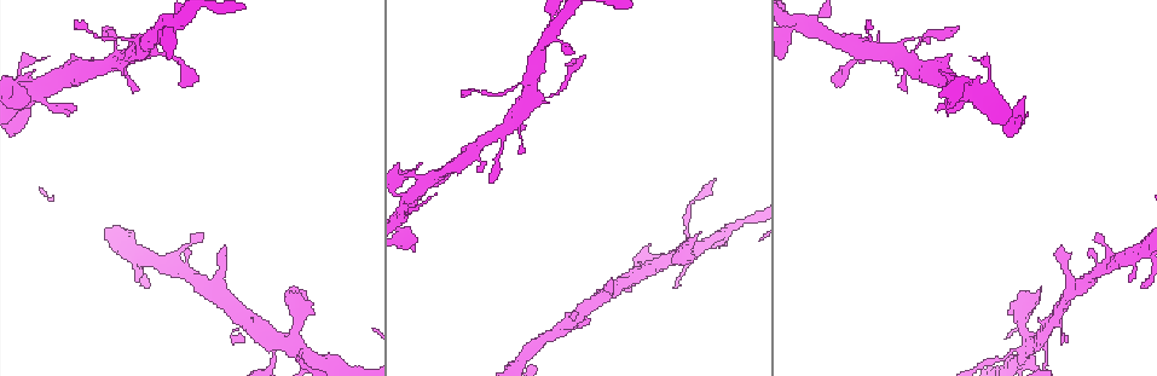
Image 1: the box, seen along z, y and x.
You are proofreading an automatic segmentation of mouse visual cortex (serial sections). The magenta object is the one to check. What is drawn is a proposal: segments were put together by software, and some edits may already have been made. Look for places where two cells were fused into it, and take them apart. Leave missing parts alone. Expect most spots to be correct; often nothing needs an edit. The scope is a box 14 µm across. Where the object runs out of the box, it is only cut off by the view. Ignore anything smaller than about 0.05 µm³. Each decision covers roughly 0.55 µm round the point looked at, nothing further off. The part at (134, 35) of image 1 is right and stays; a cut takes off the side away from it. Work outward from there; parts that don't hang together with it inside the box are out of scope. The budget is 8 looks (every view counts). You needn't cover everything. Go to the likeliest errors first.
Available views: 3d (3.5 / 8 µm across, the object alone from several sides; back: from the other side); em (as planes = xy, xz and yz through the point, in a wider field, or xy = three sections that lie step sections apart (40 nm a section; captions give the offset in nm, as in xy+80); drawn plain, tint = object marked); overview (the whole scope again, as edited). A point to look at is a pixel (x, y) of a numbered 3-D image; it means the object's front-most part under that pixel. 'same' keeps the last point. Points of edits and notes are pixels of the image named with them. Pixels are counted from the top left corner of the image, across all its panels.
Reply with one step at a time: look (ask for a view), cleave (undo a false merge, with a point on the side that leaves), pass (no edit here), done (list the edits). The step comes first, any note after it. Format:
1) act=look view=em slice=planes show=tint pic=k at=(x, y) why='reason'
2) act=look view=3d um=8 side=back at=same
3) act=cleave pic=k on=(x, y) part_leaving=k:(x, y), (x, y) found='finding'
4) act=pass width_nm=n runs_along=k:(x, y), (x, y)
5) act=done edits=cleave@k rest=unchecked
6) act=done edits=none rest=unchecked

act=look view=3d um=3.5 pic=1 at=(537, 102) why='four-way junction'

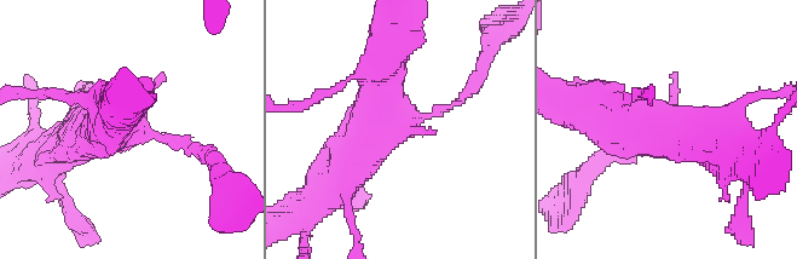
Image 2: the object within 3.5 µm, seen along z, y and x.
act=look view=em slice=xy step=3 show=plain pic=2 at=(398, 121) why='need the tissue'

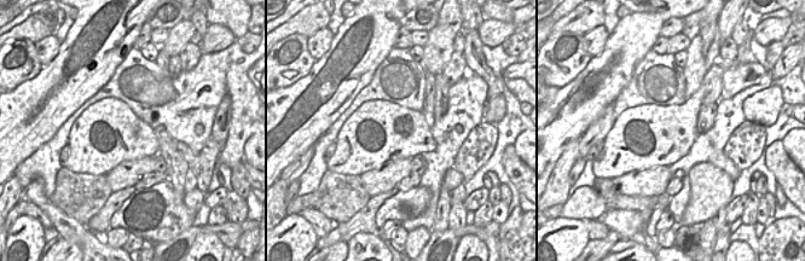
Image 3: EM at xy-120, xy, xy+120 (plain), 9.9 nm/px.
act=look view=em slice=xy step=3 show=tint at=same

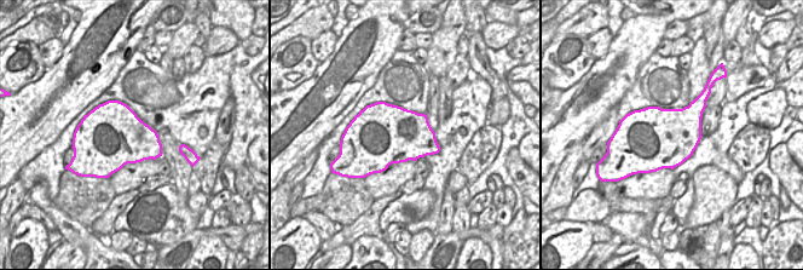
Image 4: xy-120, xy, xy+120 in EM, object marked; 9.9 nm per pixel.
act=pass runs_along=2:(348, 186), (374, 133), (390, 50) found='one cell here'

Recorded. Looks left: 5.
act=look view=3d um=8 pic=1 at=(473, 150) why='two arms in line, one across'

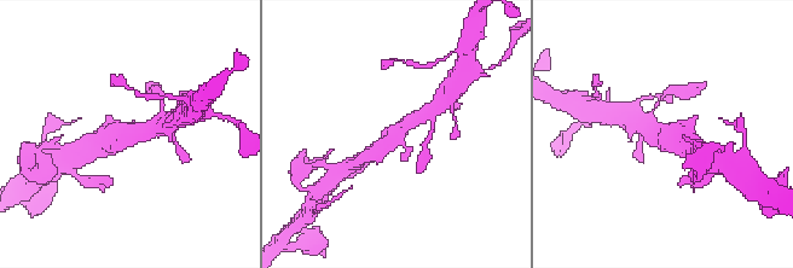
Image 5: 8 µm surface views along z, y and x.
act=look view=3d um=3.5 pic=5 at=(666, 136)

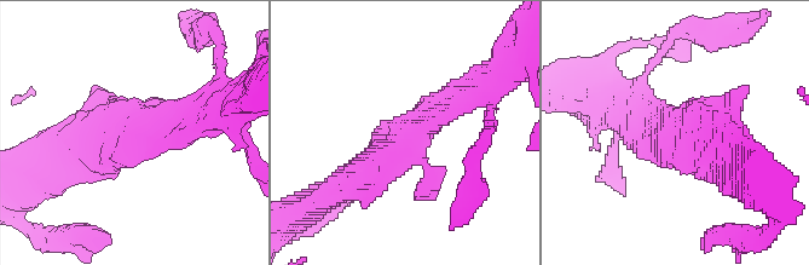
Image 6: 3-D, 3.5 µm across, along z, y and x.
act=look view=em slice=xy step=2 show=tint pic=6 at=(134, 133) why='shape alone is not enough'

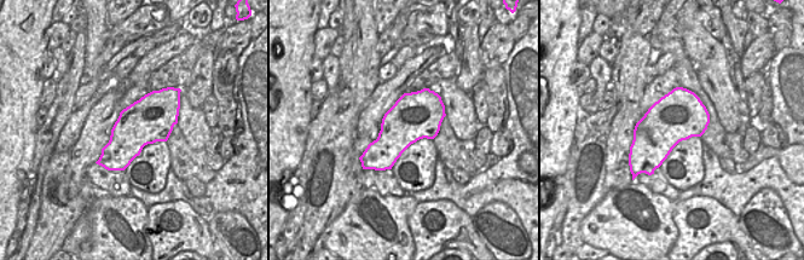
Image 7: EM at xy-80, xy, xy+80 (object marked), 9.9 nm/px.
act=pass runs_along=6:(471, 96), (460, 96), (341, 186) found='one cell here'

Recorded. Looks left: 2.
act=look view=3d um=3.5 pic=1 at=(408, 198) why='sharp bend'

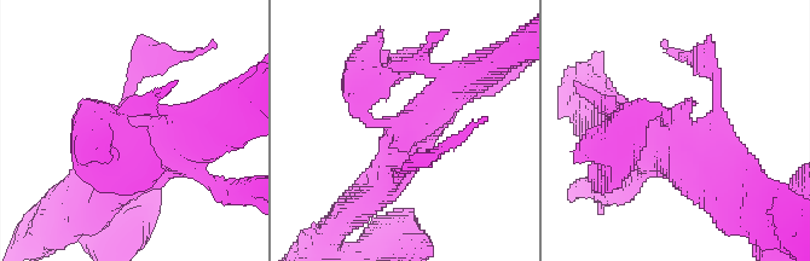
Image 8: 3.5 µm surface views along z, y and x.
act=look view=em slice=xy step=3 show=tint pic=8 at=(668, 126)

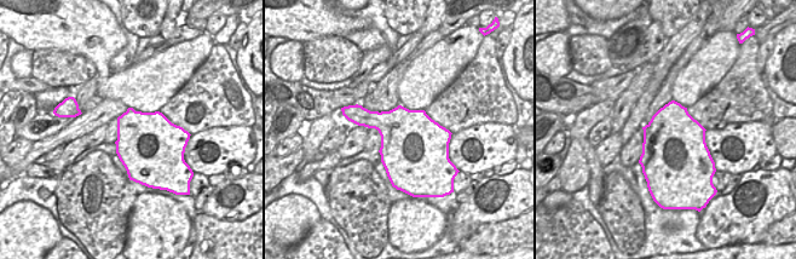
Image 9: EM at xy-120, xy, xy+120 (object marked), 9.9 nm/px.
act=pass runs_along=8:(481, 70), (422, 116), (385, 175) found='continuous, no second cell'

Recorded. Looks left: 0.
act=done edits=none rest=unchecked

